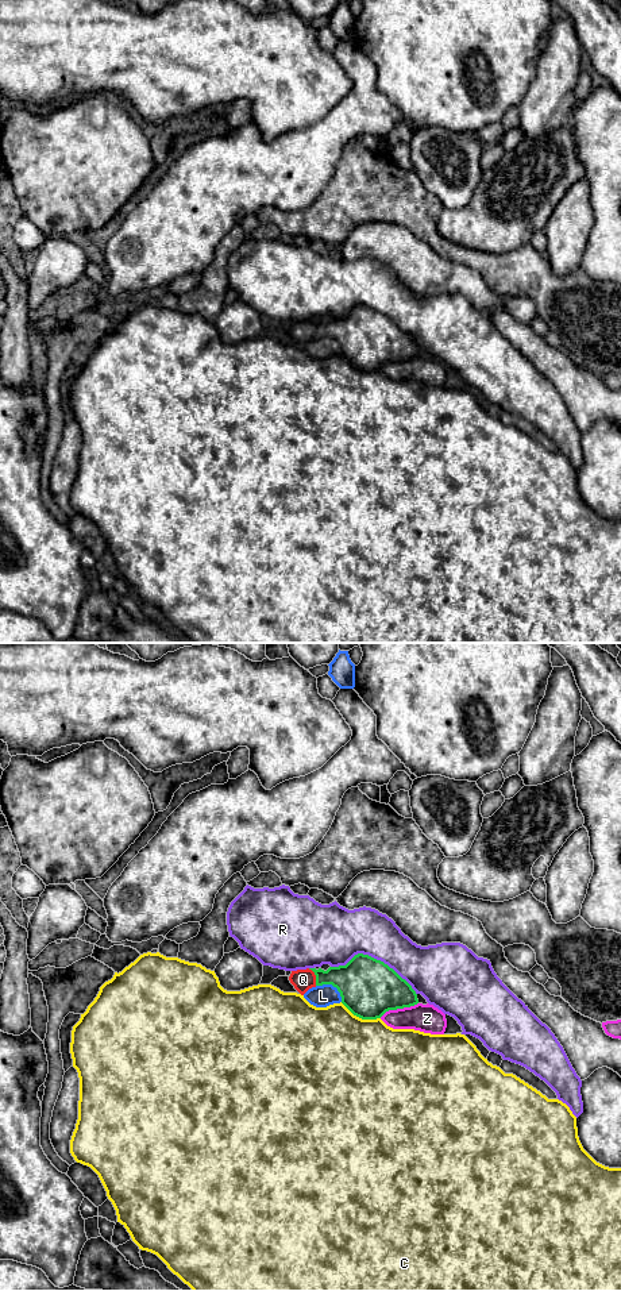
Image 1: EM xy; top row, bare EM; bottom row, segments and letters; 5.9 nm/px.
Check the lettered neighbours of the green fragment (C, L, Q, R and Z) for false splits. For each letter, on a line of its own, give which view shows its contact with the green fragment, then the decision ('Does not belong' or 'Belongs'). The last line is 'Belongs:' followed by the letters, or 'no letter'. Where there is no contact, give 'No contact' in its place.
C: Touches green in xy. Does not belong
L: Touches green in xy. Does not belong
Q: Touches green in xy. Belongs
R: Touches green in xy. Does not belong
Z: Touches green in xy. Does not belong
Belongs: Q

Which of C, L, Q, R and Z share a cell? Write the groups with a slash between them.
C / L / Q / R / Z

